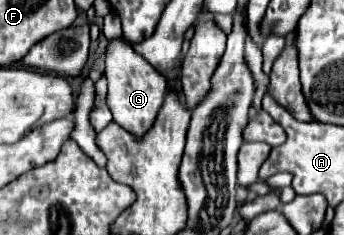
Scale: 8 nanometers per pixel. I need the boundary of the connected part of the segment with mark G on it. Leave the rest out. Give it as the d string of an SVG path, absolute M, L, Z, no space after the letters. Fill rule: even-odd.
M125 38L109 40L105 52L105 76L109 82L107 102L113 112L113 120L131 134L143 136L151 128L161 108L167 90L167 78L157 74L157 70L153 70L153 66L149 66L149 62L145 62L145 58L141 58L133 50L133 44L129 44Z

